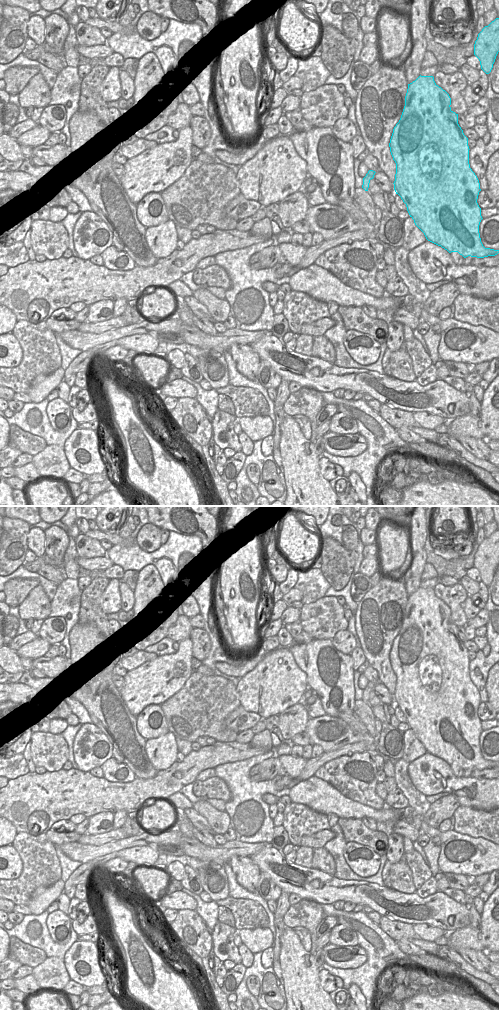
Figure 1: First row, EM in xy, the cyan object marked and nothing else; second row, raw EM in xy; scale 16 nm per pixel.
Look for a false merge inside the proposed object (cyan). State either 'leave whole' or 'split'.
leave whole

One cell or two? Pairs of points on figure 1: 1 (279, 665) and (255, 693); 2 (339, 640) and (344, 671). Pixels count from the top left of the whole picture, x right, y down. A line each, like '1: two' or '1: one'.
1: one
2: two

